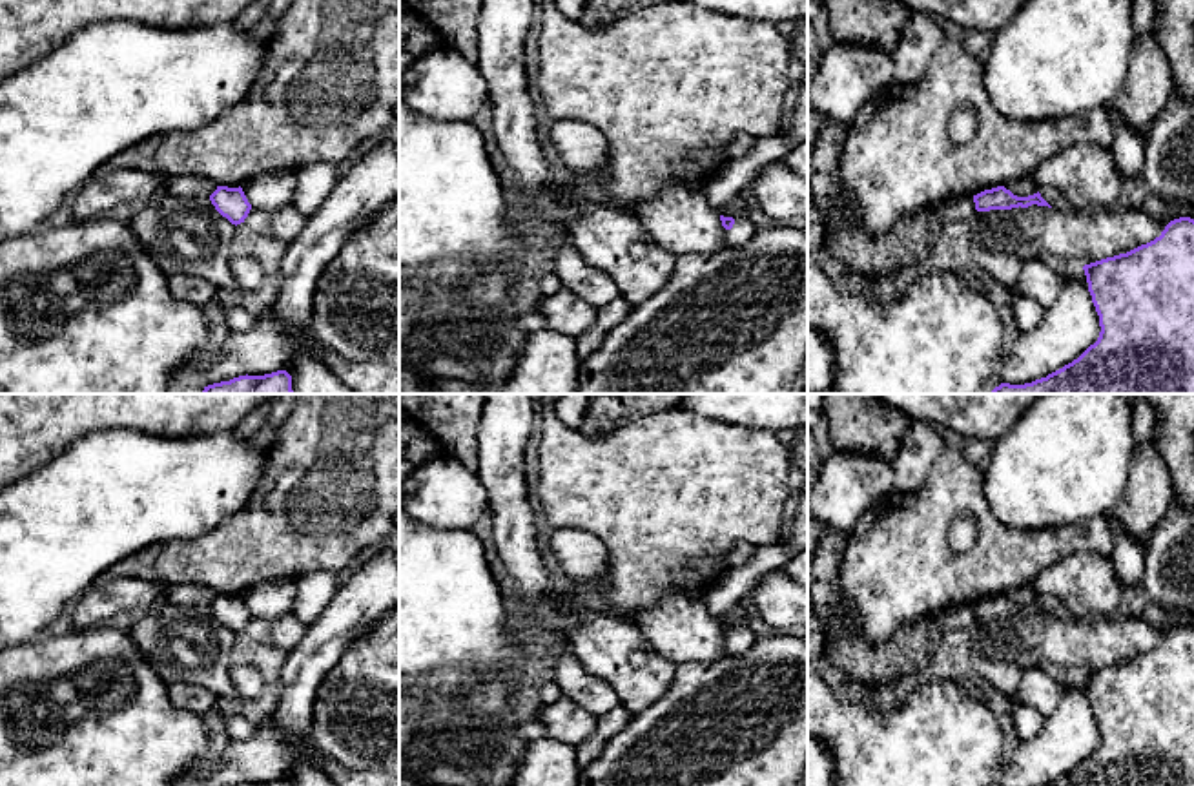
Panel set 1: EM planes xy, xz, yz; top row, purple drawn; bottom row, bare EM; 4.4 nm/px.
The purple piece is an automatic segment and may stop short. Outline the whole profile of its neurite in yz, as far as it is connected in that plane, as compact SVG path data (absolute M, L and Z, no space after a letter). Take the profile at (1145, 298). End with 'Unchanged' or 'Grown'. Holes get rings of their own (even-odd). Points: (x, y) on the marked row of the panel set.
M1174 219L1154 241L1083 270L1099 315L1097 341L1046 377L1024 385L1001 383L990 394L1194 394L1194 219Z. Unchanged

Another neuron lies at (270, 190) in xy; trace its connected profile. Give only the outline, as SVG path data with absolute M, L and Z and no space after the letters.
M295 171L262 173L242 184L242 191L255 210L281 210L292 204L297 190Z

